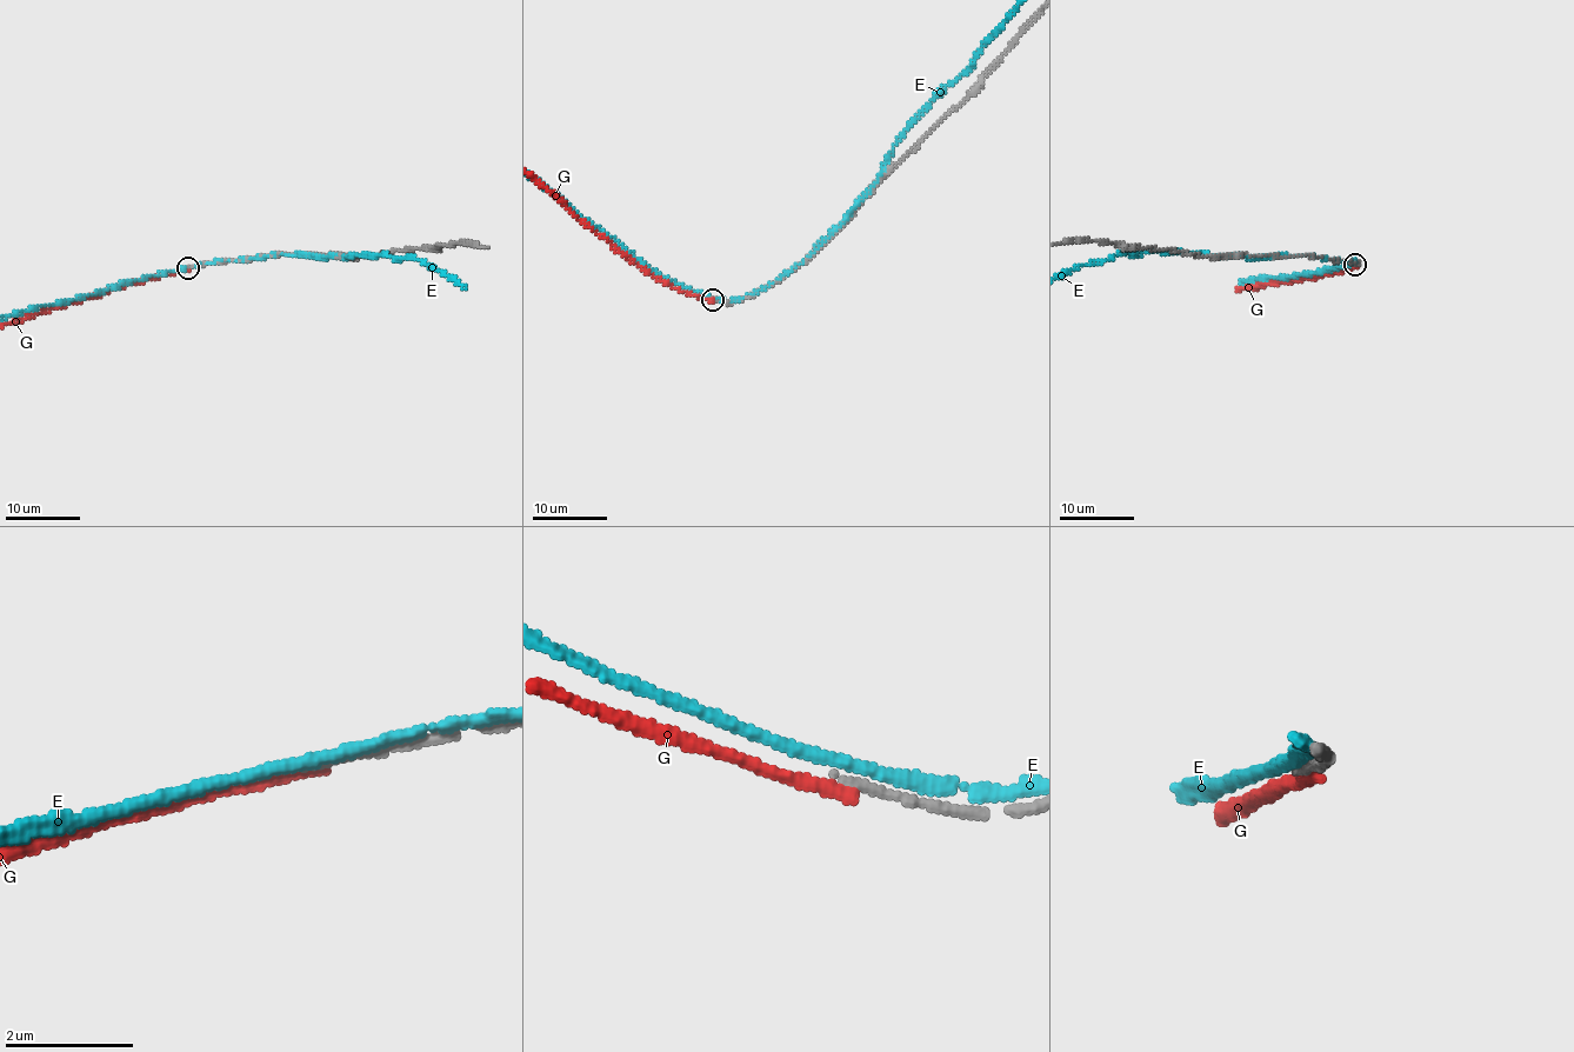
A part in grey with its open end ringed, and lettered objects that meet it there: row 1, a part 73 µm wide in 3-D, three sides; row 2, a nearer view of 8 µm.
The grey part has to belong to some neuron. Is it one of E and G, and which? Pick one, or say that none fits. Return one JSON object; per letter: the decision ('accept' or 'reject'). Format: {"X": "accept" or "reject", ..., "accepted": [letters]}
{"E": "reject", "G": "reject", "accepted": []}

